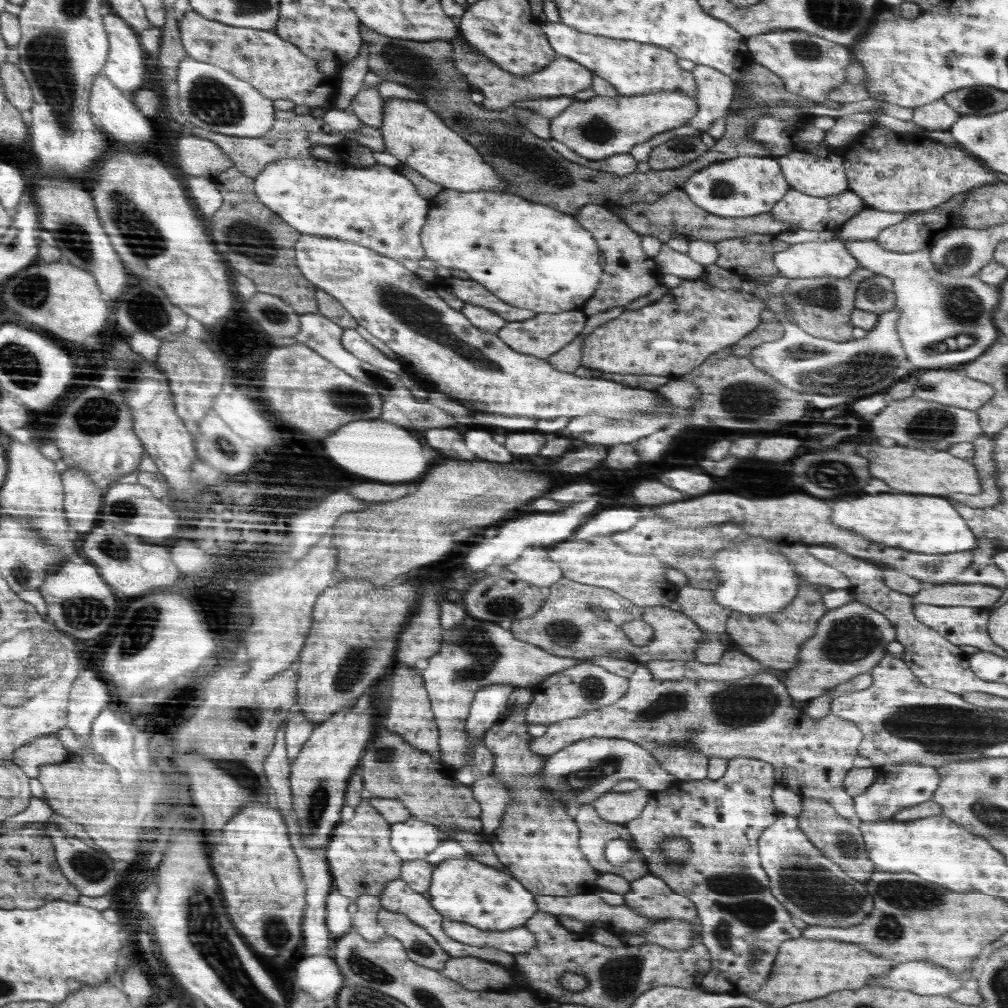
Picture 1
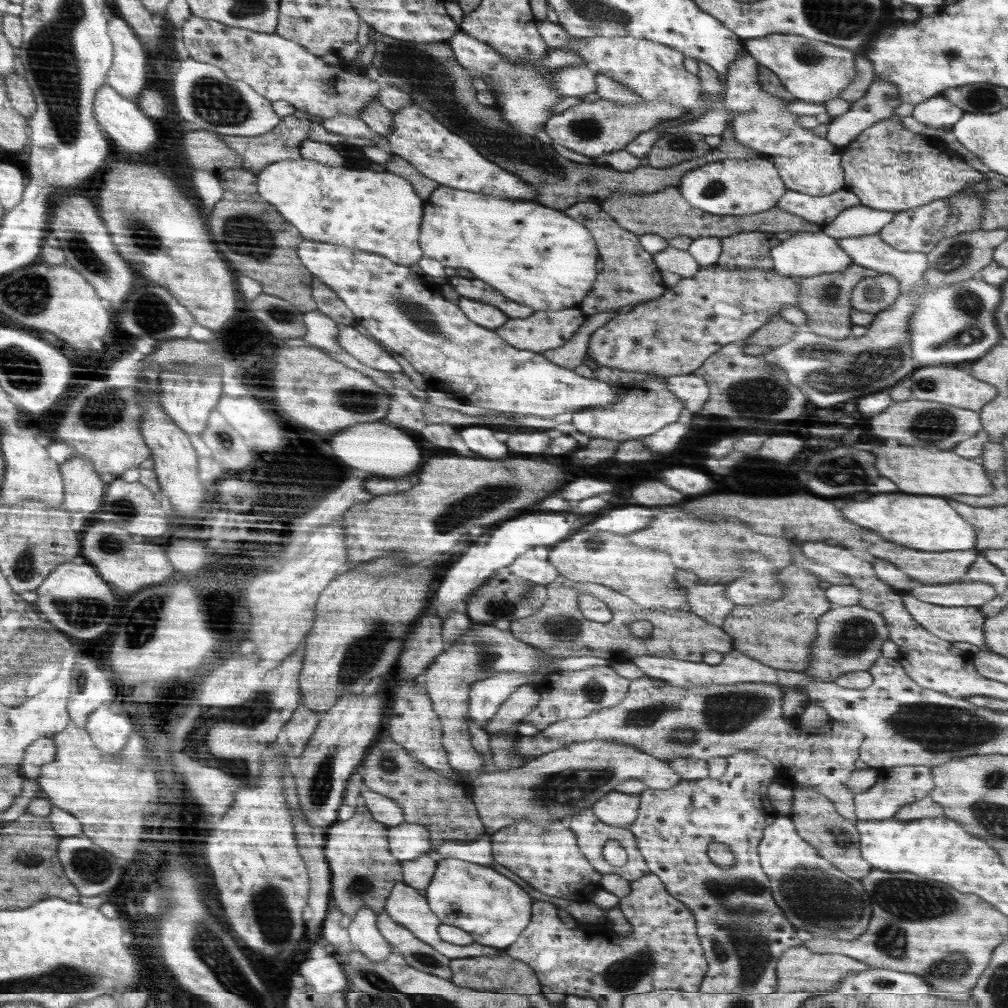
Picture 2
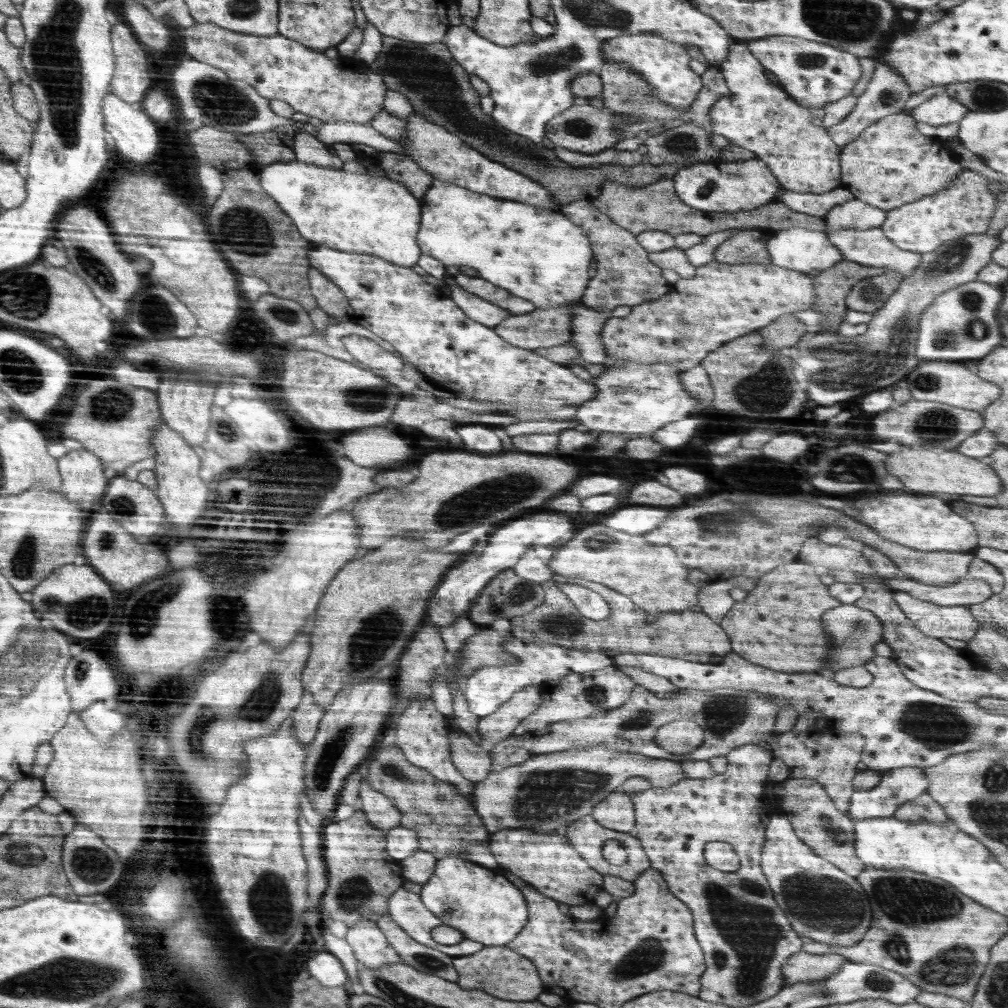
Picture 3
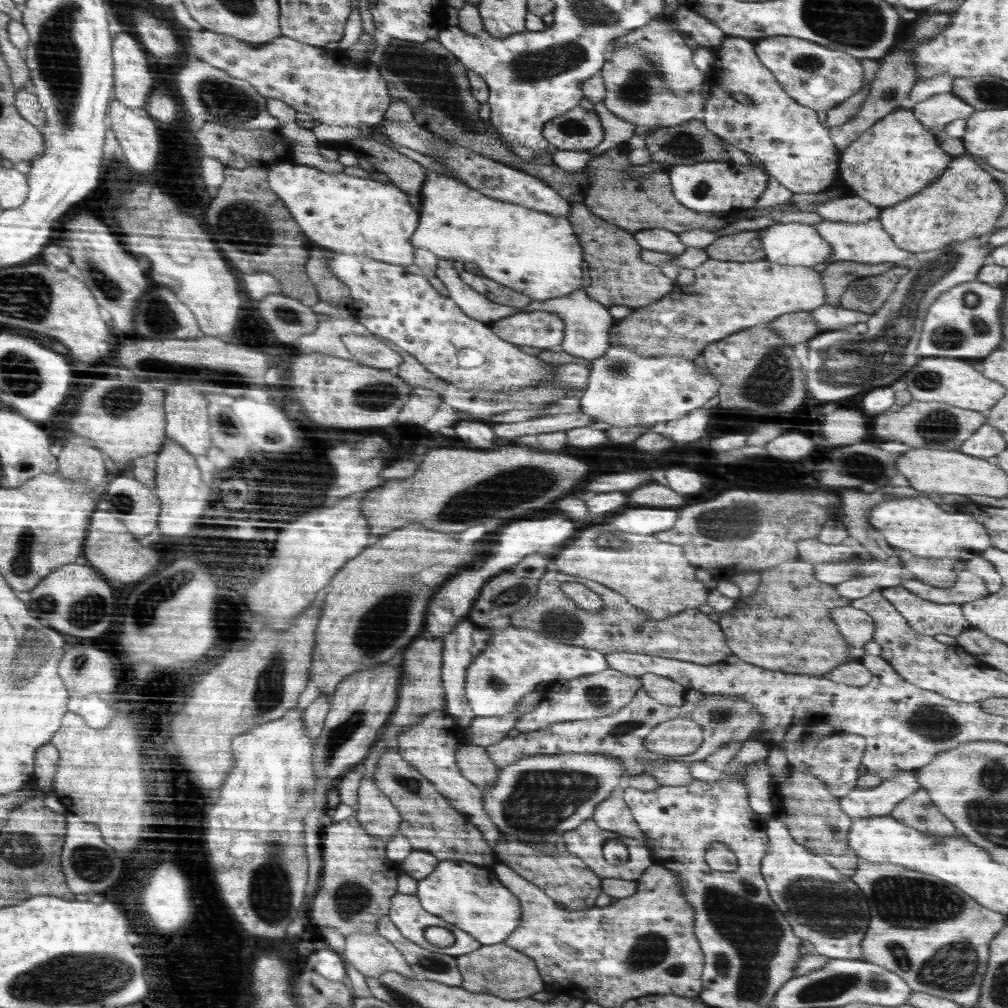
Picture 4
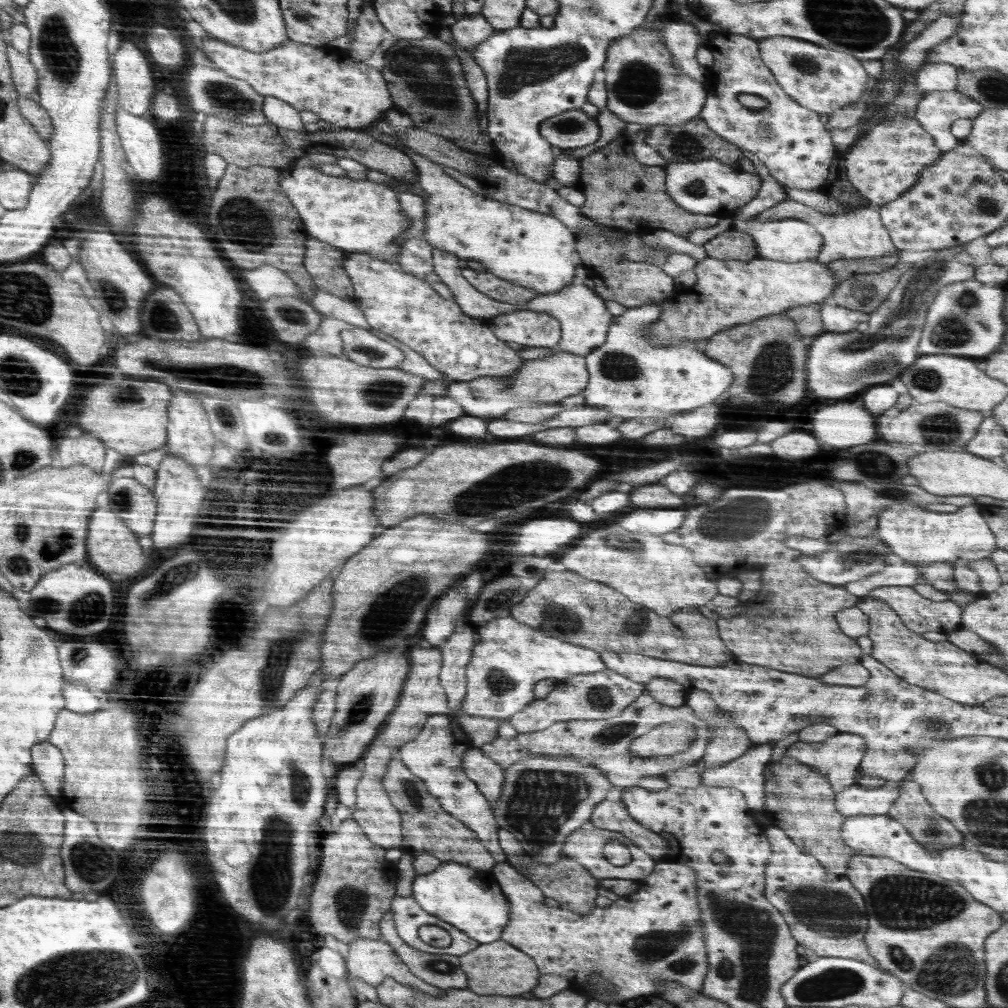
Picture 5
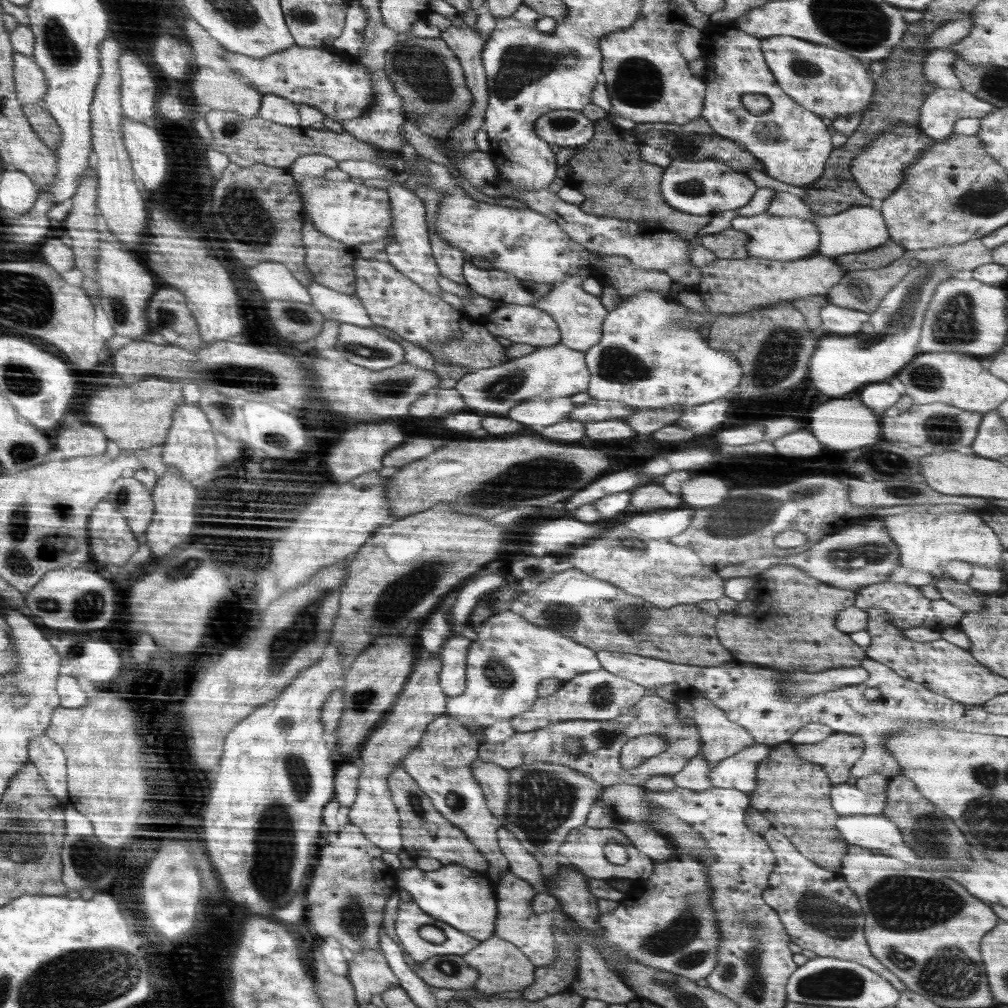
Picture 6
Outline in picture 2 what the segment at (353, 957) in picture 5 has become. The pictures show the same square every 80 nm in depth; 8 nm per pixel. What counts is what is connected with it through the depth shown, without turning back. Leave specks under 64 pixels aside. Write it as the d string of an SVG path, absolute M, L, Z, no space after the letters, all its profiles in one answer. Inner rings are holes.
M362 907L347 928L351 946L372 963L388 958L392 951L391 944L378 930L377 916L372 909Z

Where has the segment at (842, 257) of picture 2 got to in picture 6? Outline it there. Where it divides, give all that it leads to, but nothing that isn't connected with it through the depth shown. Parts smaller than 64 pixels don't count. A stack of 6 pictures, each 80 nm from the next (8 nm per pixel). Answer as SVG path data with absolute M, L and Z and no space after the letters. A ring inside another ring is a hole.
M762 213L756 216L736 217L731 228L746 234L749 239L745 244L748 257L795 261L808 256L819 248L820 233L814 223L798 216L772 216Z

